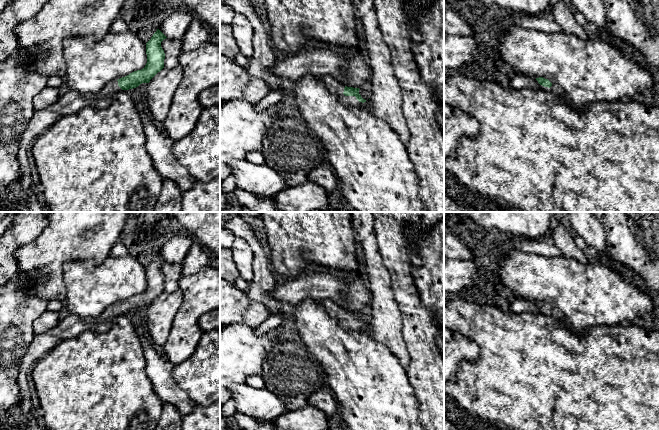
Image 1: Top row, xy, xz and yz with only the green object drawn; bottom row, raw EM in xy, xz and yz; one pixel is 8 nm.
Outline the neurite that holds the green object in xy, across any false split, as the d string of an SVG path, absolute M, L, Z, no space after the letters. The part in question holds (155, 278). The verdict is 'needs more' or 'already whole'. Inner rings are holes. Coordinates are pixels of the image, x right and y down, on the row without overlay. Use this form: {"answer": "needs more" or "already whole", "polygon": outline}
{"answer": "needs more", "polygon": "M157 253L146 267L147 287L143 293L109 306L98 317L81 317L70 313L66 318L59 320L57 326L53 329L35 335L21 361L17 374L21 399L28 399L30 395L28 376L32 373L36 363L58 343L75 338L88 330L107 332L111 329L113 319L116 316L136 312L142 307L149 307L164 292L165 277L161 271L161 266L166 262Z"}

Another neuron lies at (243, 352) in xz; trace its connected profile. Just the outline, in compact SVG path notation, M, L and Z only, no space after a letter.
M240 323L220 328L220 406L231 399L230 386L245 384L250 375L261 375L267 353L282 333L283 324L263 335Z

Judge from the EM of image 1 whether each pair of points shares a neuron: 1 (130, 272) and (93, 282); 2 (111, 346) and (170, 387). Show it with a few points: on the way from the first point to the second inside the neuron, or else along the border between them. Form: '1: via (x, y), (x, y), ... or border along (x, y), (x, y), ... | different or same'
1: via (121, 278), (111, 282), (102, 282) | same
2: border along (141, 346), (144, 352), (145, 372), (154, 391) | different

